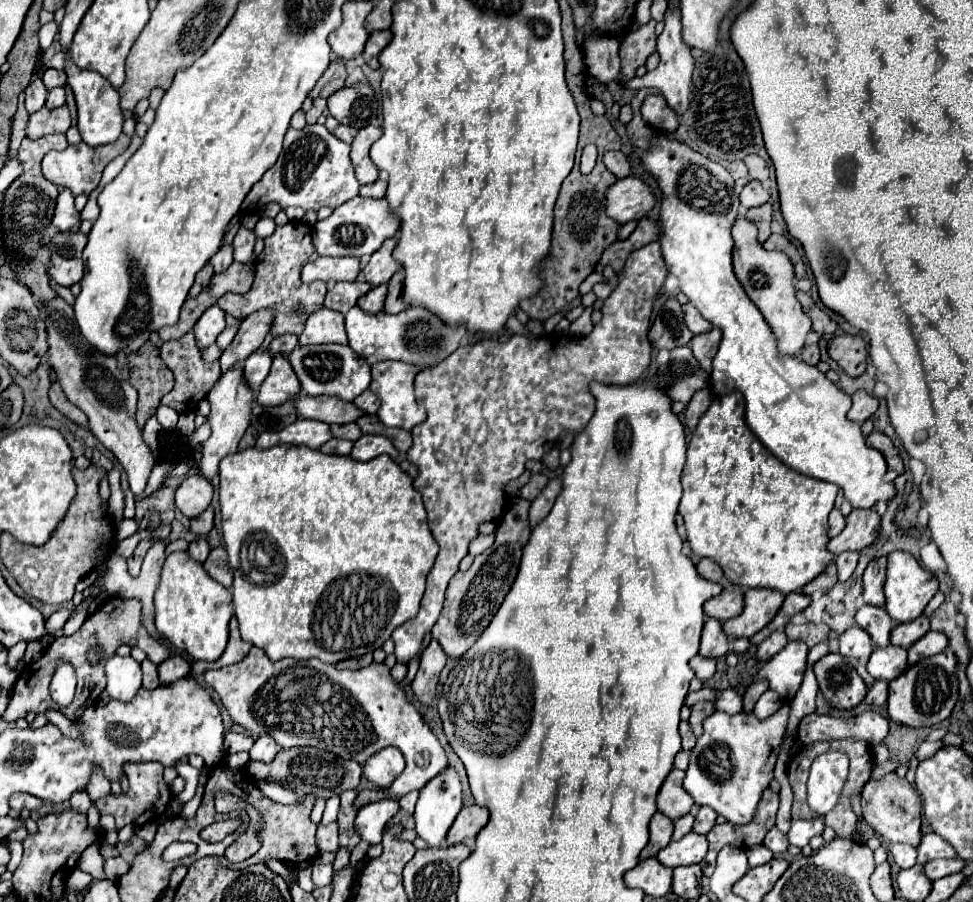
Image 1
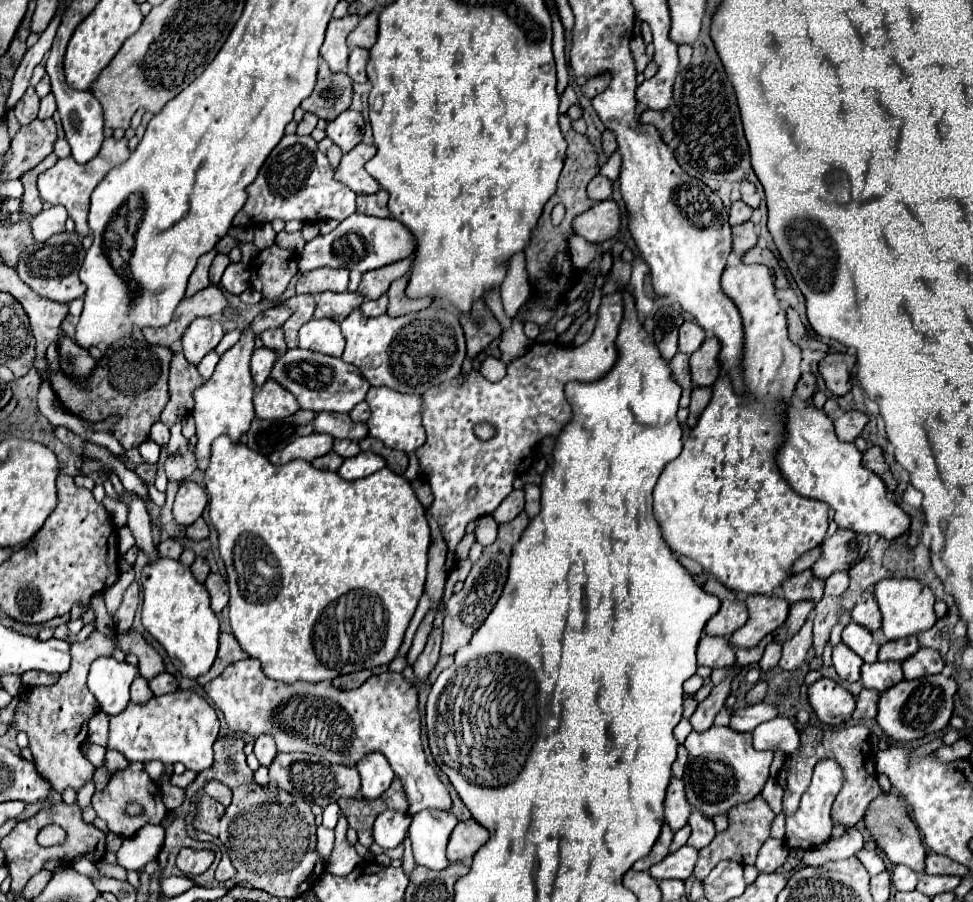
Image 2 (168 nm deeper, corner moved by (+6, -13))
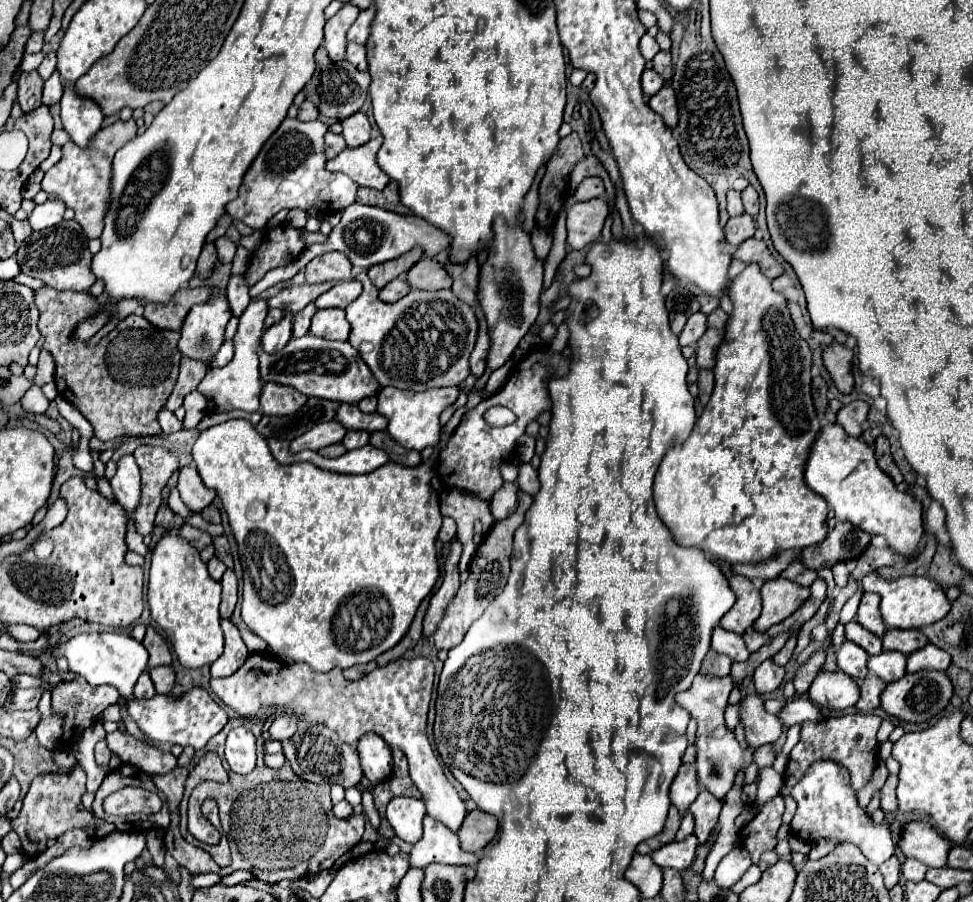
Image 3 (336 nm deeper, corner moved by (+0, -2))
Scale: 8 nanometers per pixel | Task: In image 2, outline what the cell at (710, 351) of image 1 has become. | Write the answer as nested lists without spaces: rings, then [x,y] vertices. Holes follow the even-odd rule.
[[[709,336],[701,344],[701,348],[691,354],[689,366],[691,366],[691,380],[695,386],[711,386],[719,378],[721,374],[719,350],[721,342],[715,336]]]

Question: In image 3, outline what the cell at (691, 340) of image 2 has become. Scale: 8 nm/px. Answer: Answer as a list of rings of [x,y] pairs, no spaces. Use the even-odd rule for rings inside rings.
[[[699,311],[699,313],[693,313],[693,315],[689,317],[683,333],[679,335],[681,347],[683,347],[683,345],[695,345],[695,343],[703,337],[705,329],[707,329],[707,315],[701,313],[701,311]]]

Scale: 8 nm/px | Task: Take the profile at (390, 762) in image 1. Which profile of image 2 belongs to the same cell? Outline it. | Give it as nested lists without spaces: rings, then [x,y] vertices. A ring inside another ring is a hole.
[[[371,752],[367,754],[359,764],[357,770],[361,774],[361,794],[363,798],[377,798],[381,796],[391,780],[393,780],[393,770],[389,768],[389,762],[385,760],[385,756]]]

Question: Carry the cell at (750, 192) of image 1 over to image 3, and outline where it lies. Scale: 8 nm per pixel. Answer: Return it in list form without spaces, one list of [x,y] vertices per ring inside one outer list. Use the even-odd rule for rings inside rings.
[[[731,189],[731,191],[727,193],[727,211],[729,211],[731,217],[745,213],[743,203],[741,203],[741,193],[739,193],[739,191],[733,191],[733,189]]]

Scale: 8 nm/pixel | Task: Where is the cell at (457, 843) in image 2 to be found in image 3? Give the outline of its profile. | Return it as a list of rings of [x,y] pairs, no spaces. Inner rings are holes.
[[[473,809],[463,819],[463,825],[459,829],[459,841],[463,851],[481,853],[483,847],[495,837],[497,833],[497,819],[481,809]]]

